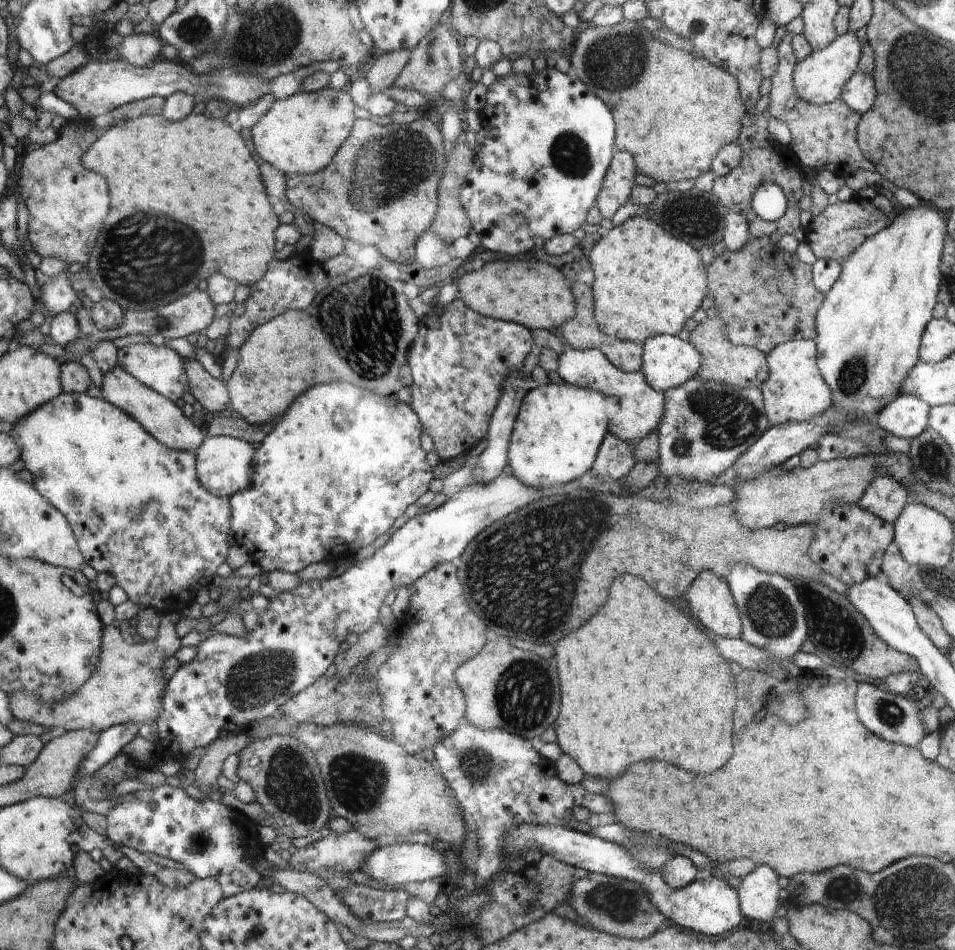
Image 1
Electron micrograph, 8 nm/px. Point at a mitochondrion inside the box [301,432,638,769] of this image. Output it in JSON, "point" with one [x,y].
{"point":[541,553]}

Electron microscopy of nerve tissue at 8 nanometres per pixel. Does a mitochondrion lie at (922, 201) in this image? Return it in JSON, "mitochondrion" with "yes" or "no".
{"mitochondrion":"no"}

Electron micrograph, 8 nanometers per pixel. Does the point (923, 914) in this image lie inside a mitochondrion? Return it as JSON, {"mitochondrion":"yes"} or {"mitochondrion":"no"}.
{"mitochondrion":"yes"}

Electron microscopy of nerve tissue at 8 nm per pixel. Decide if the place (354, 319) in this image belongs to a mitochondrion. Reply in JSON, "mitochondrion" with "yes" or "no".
{"mitochondrion":"yes"}

